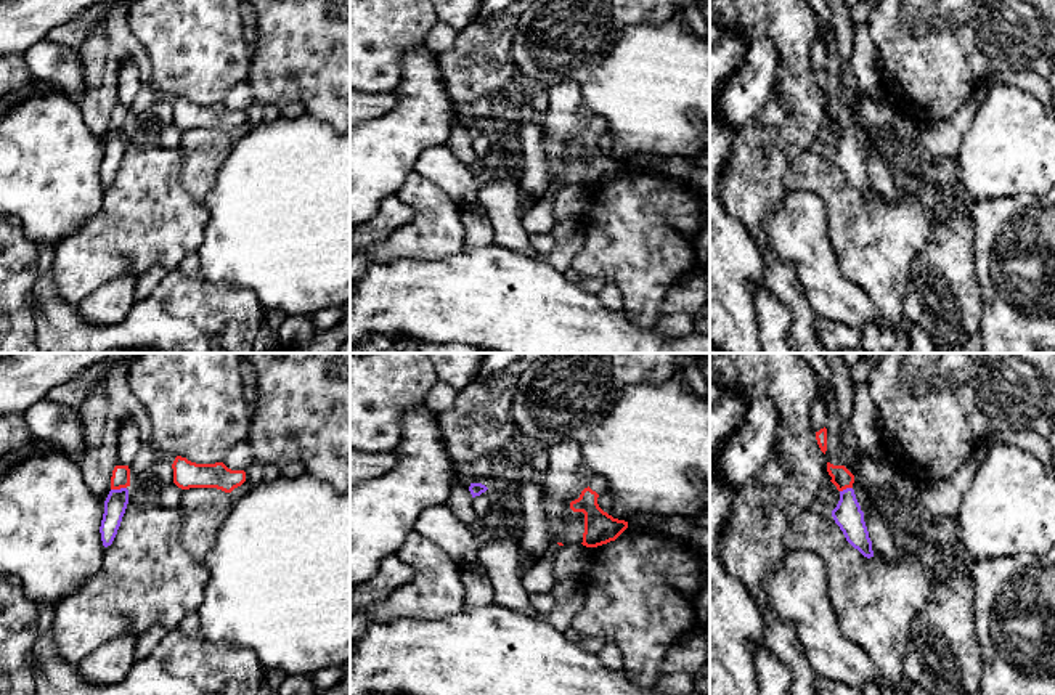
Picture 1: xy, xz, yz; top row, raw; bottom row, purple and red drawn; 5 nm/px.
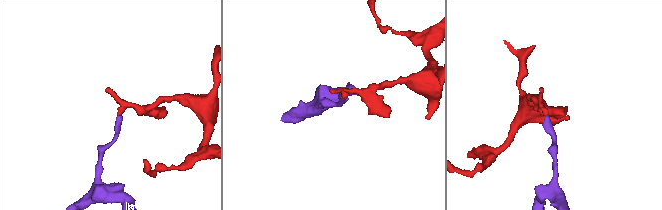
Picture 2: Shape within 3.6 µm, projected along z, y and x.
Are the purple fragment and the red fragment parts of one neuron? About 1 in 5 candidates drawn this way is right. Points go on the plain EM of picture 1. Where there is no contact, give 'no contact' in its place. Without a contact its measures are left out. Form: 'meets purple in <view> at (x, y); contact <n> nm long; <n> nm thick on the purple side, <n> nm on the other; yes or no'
meets purple in xy at (118, 130); contact 80 nm long; 110 nm thick on the purple side, 100 nm on the other; no

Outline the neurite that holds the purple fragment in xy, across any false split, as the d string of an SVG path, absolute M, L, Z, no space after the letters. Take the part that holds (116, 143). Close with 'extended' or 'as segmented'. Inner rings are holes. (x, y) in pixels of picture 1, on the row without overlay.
M111 130L104 141L104 154L100 167L103 186L112 185L128 144L128 130Z | as segmented

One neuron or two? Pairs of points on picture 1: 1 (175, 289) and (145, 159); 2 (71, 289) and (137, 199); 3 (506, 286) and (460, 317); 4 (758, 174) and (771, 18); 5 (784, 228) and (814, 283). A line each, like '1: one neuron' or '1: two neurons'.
1: two neurons
2: one neuron
3: one neuron
4: one neuron
5: one neuron

